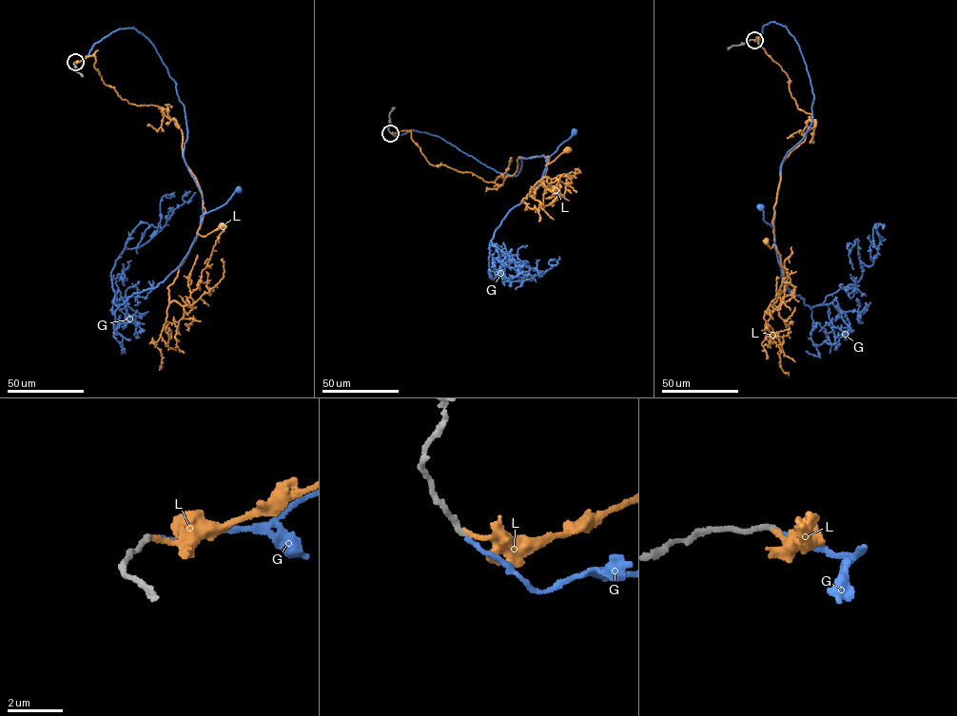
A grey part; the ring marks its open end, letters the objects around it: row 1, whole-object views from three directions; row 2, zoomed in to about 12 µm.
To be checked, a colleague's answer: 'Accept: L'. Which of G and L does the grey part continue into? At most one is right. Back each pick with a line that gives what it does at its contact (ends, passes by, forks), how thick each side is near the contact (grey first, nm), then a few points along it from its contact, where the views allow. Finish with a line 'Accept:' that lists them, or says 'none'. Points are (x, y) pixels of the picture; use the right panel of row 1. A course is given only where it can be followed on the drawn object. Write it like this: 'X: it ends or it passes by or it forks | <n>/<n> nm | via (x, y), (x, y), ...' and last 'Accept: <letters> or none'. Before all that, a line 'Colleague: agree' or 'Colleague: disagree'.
Colleague: disagree
G: it ends | 200/160 nm | via (754, 40), (771, 22), (785, 26), (798, 45), (813, 97), (810, 128), (780, 166), (773, 233), (760, 207)
Accept: G

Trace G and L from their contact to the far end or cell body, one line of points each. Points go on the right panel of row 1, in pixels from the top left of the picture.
G: (754, 40), (771, 22), (785, 26), (798, 45), (813, 97), (810, 128), (780, 166), (773, 233), (760, 207)
L: (754, 39), (788, 76), (798, 108), (816, 123), (782, 164), (772, 221), (774, 241), (771, 248), (766, 242)

